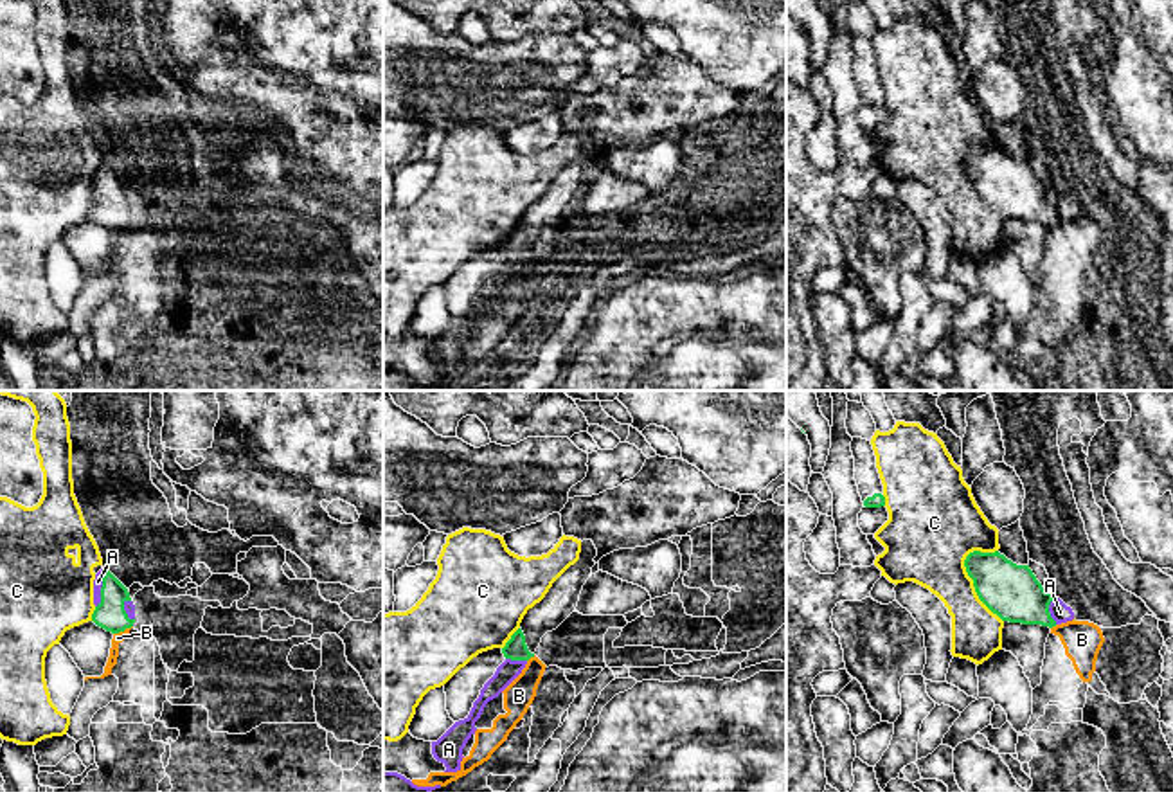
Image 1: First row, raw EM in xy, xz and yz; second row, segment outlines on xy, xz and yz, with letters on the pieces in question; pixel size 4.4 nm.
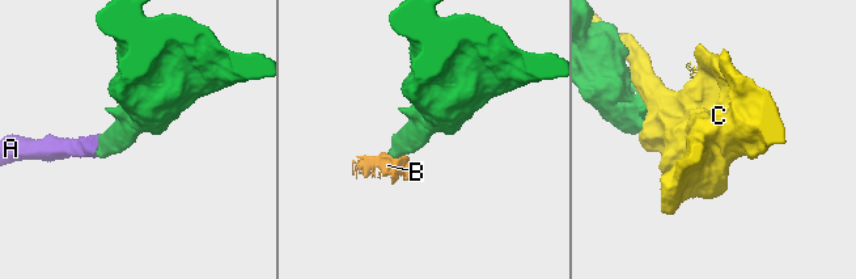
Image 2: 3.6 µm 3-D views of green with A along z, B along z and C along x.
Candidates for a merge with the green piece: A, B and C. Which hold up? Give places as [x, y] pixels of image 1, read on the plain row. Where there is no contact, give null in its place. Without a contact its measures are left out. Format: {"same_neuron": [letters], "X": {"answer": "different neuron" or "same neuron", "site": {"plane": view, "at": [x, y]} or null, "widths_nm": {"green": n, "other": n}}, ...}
{"same_neuron": ["A"], "A": {"answer": "same neuron", "site": {"plane": "xy", "at": [101, 186]}, "widths_nm": {"green": 140, "other": 50}}, "B": {"answer": "different neuron", "site": {"plane": "xy", "at": [123, 227]}, "widths_nm": {"green": 140, "other": 50}}, "C": {"answer": "different neuron", "site": {"plane": "yz", "at": [974, 182]}, "widths_nm": {"green": 240, "other": 320}}}

